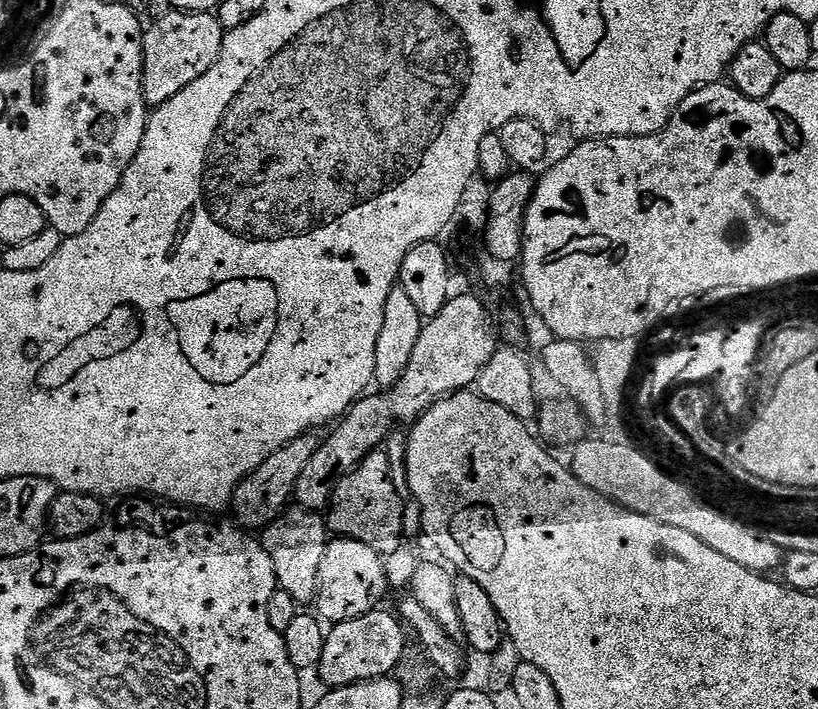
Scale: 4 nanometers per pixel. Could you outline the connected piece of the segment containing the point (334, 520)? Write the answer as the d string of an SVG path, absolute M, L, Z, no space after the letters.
M387 451L371 452L348 475L343 476L332 495L326 523L337 537L357 540L375 552L389 554L399 550L400 540L405 539L404 506L394 490L394 482L390 482Z

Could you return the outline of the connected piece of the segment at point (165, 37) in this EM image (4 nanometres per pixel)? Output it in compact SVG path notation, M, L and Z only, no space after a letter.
M173 10L168 17L155 21L144 33L144 101L150 106L164 104L174 94L186 90L190 82L198 82L206 70L218 62L226 29L215 15L207 12Z

